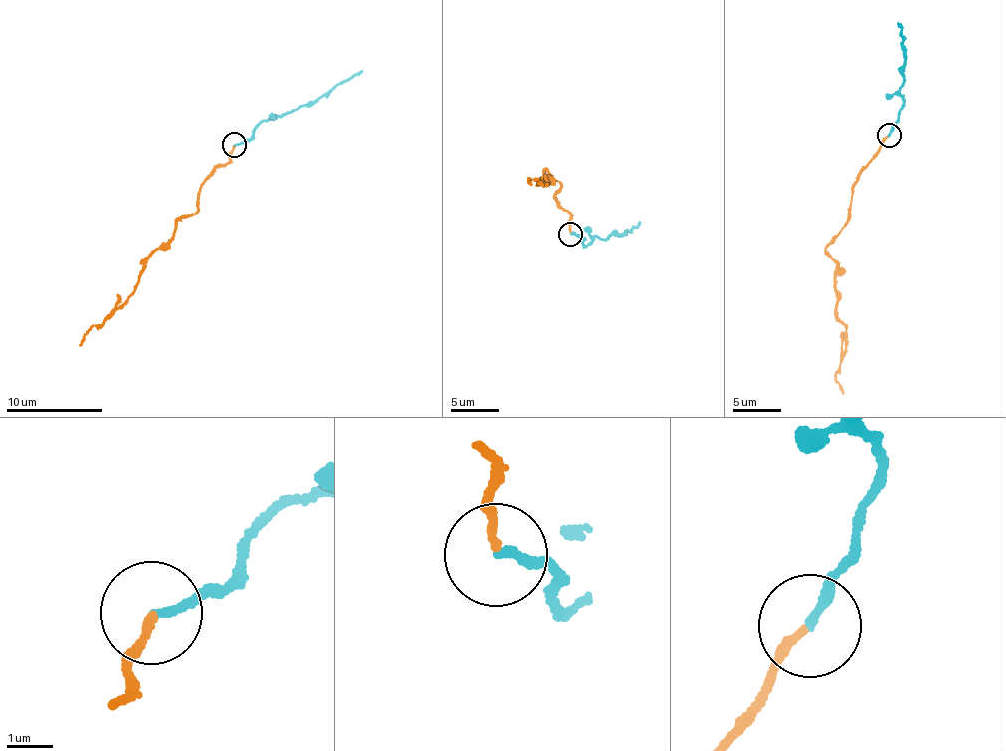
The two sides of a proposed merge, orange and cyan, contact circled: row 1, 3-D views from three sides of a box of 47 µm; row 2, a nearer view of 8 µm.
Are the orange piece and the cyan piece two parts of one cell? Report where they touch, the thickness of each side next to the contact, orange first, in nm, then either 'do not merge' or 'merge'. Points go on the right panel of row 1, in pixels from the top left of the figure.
(889, 135) | 170/180 nm | merge

